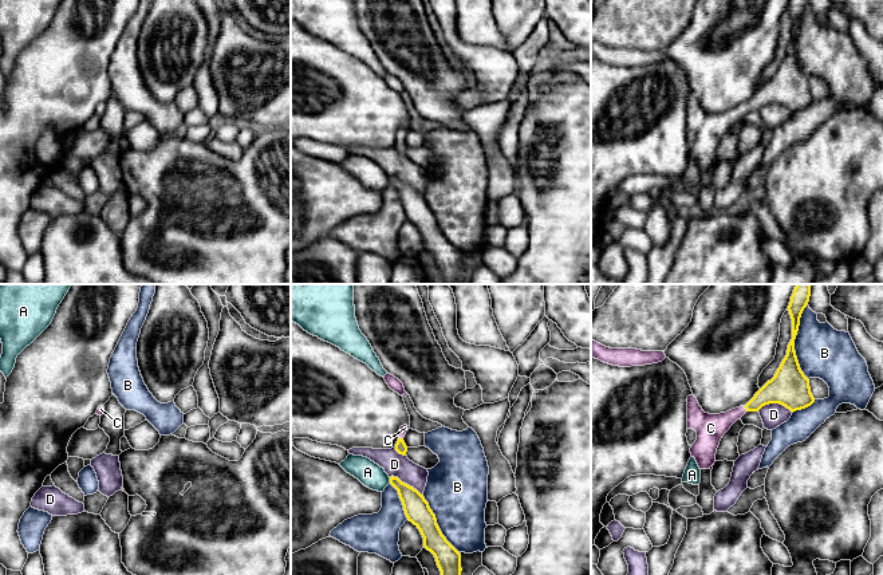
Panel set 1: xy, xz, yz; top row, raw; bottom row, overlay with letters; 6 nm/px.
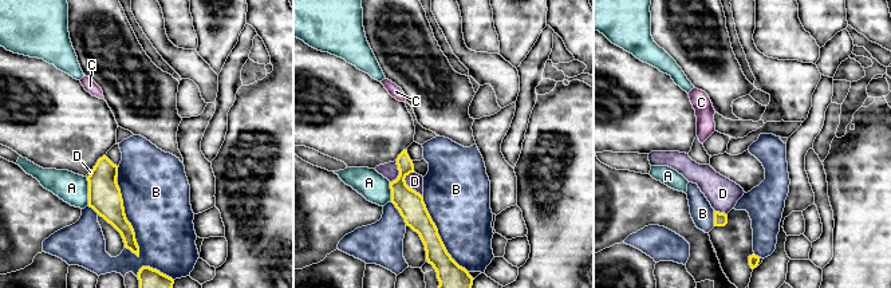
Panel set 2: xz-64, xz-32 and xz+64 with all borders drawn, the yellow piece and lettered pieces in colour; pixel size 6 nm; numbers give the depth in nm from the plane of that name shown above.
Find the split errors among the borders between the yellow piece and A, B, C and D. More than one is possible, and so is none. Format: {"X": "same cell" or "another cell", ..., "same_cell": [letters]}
{"A": "another cell", "B": "another cell", "C": "same cell", "D": "another cell", "same_cell": ["C"]}

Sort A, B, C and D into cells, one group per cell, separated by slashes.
A / B / C / D

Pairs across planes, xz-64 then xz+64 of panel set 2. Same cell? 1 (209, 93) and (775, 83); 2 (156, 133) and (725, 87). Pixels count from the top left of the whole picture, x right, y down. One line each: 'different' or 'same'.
1: same
2: same

